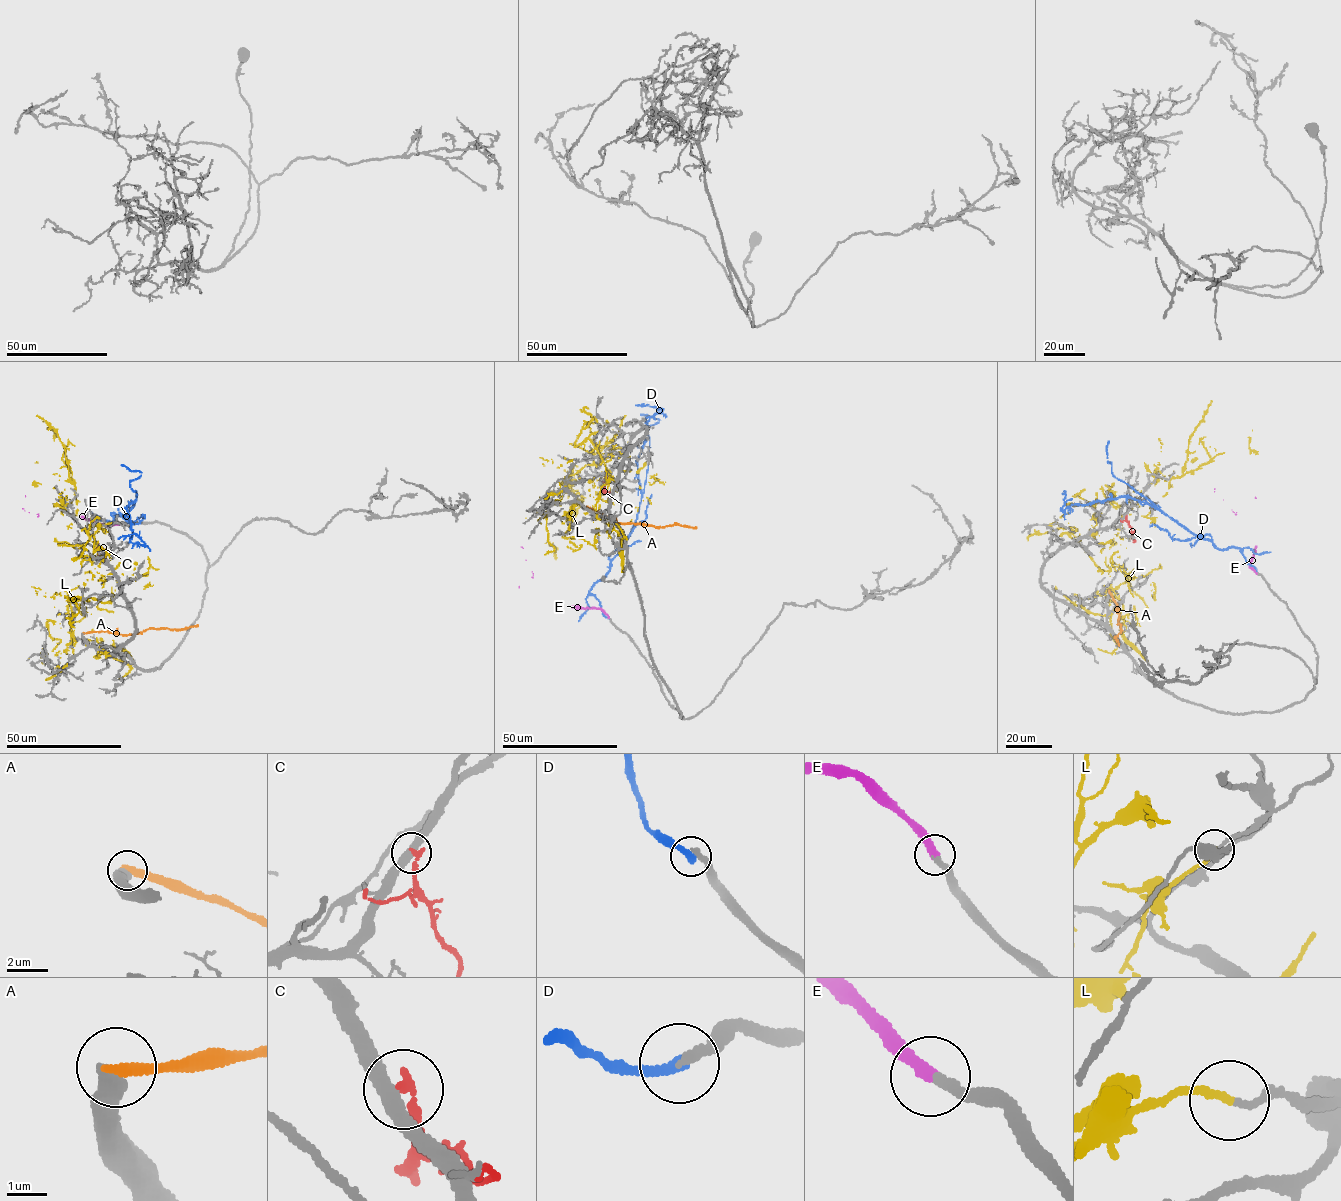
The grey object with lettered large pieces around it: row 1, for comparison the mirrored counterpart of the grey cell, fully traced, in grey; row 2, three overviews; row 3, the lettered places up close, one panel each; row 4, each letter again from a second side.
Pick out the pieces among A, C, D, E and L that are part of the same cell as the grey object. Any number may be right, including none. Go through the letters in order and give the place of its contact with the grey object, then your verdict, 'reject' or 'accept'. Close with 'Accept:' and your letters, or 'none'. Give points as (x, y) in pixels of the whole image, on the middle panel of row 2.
A: meets grey at (583, 506); reject
C: meets grey at (605, 475); reject
D: meets grey at (608, 618); reject
E: meets grey at (609, 617); accept
L: meets grey at (620, 447); reject
Accept: E

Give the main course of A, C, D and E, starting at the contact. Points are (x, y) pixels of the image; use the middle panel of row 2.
A: (583, 506), (618, 522), (696, 526)
C: (605, 475), (604, 489), (609, 493), (608, 497)
D: (608, 619), (589, 592), (609, 570), (636, 520), (646, 418), (662, 411), (636, 405)
E: (608, 617), (599, 609), (571, 606), (525, 559), (521, 547)

